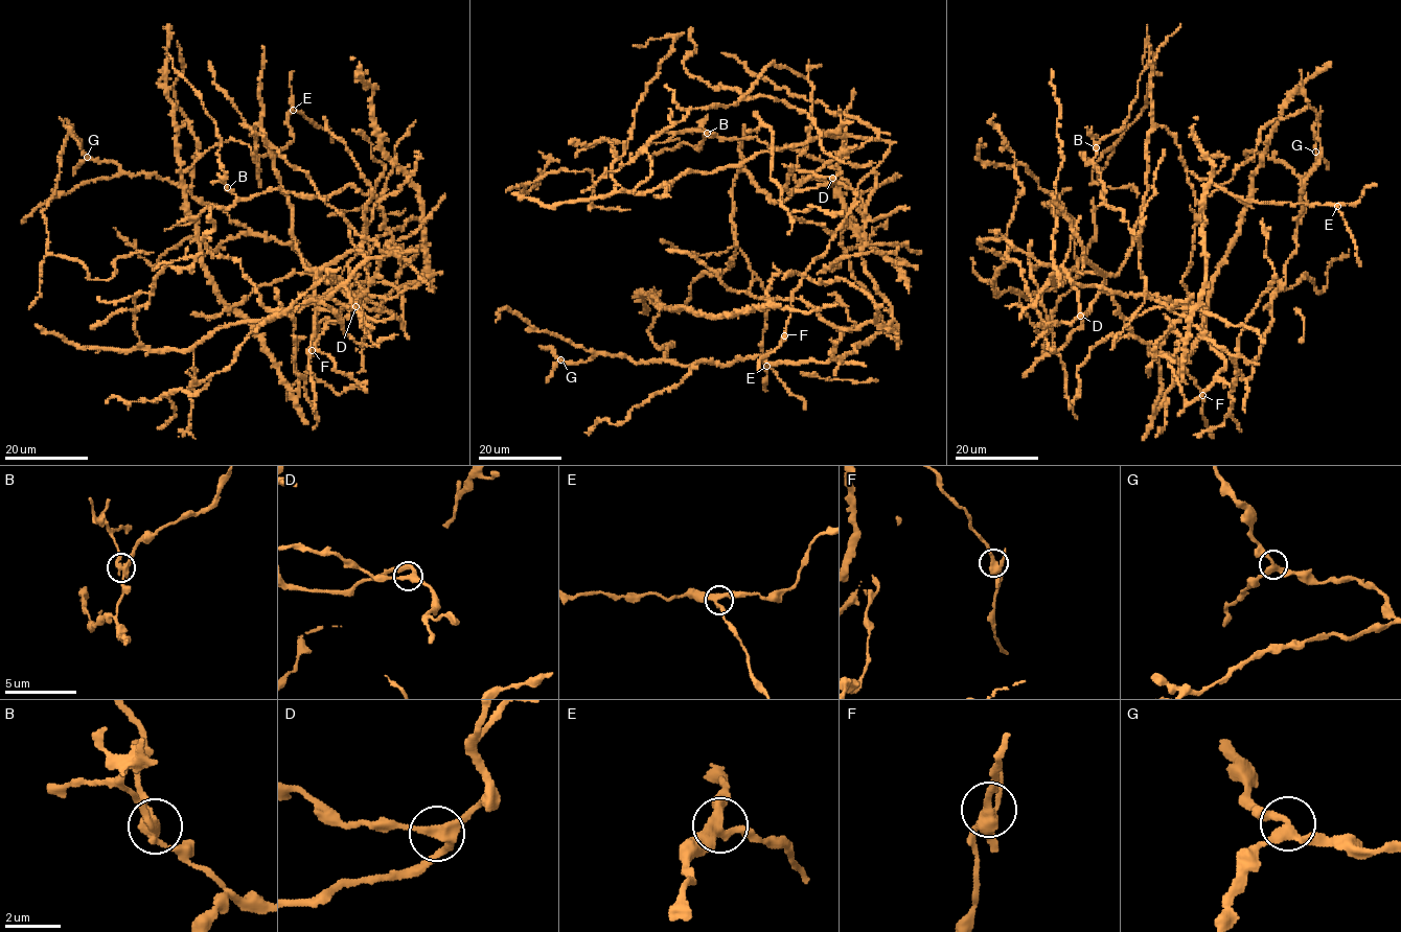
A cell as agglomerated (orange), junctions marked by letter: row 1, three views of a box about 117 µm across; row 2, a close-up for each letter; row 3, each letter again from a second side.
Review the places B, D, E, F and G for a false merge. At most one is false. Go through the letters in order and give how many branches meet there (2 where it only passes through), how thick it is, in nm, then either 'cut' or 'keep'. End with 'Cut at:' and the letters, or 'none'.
B: 3 | 320 nm | cut
D: 3 | 320 nm | keep
E: 3 | 280 nm | keep
F: 3 | 320 nm | keep
G: 3 | 280 nm | keep
Cut at: B

